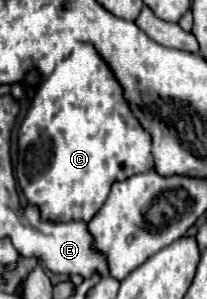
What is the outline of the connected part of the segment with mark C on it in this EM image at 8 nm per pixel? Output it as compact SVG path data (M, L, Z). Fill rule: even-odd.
M78 44L68 58L56 64L48 80L38 86L32 106L18 130L20 158L16 178L30 204L36 204L44 220L88 222L106 200L114 180L122 180L154 168L152 136L142 128L124 98L124 90L106 60L90 44Z

